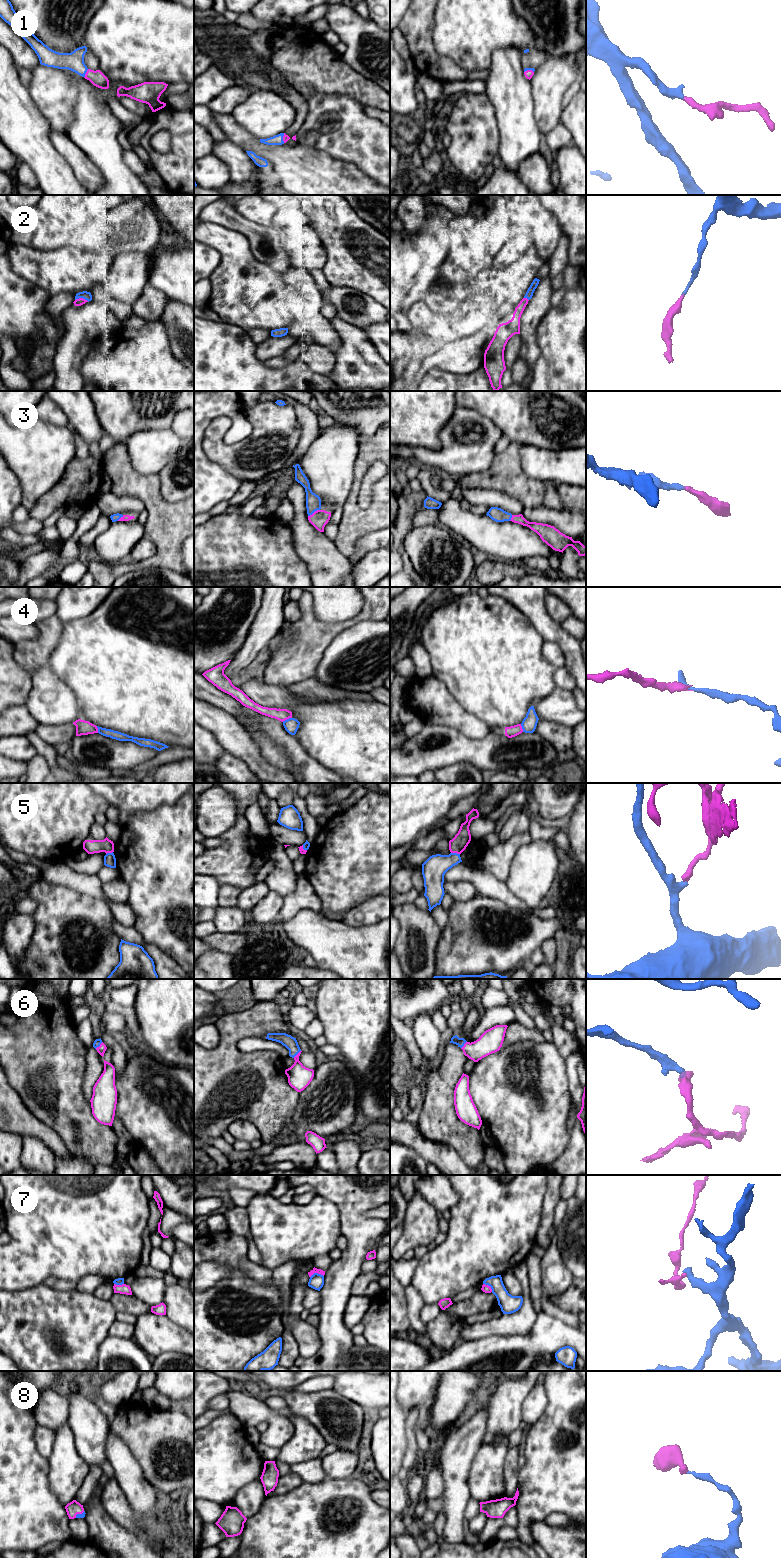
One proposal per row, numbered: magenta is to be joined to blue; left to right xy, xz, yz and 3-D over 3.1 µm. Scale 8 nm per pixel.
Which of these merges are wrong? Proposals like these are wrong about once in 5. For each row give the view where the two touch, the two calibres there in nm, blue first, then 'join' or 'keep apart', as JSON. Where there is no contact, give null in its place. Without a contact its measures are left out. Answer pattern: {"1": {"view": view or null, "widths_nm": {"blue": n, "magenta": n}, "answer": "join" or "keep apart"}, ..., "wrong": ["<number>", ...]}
{"1": {"view": "xy", "widths_nm": {"blue": 160, "magenta": 120}, "answer": "join"}, "2": {"view": "xy", "widths_nm": {"blue": 70, "magenta": 60}, "answer": "join"}, "3": {"view": "xz", "widths_nm": {"blue": 130, "magenta": 140}, "answer": "join"}, "4": {"view": "xz", "widths_nm": {"blue": 120, "magenta": 100}, "answer": "keep apart"}, "5": {"view": "yz", "widths_nm": {"blue": 190, "magenta": 140}, "answer": "keep apart"}, "6": {"view": "xy", "widths_nm": {"blue": 60, "magenta": 70}, "answer": "join"}, "7": {"view": "xz", "widths_nm": {"blue": 120, "magenta": 50}, "answer": "keep apart"}, "8": {"view": "xy", "widths_nm": {"blue": 40, "magenta": 120}, "answer": "join"}, "wrong": ["4", "5", "7"]}

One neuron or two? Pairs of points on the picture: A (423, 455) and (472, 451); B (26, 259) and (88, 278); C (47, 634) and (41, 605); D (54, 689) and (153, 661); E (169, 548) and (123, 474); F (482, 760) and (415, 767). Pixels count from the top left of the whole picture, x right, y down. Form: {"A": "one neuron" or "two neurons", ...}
{"A": "one neuron", "B": "one neuron", "C": "two neurons", "D": "two neurons", "E": "one neuron", "F": "one neuron"}

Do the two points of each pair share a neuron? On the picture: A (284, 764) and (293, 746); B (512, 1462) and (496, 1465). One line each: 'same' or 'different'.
A: different
B: different

